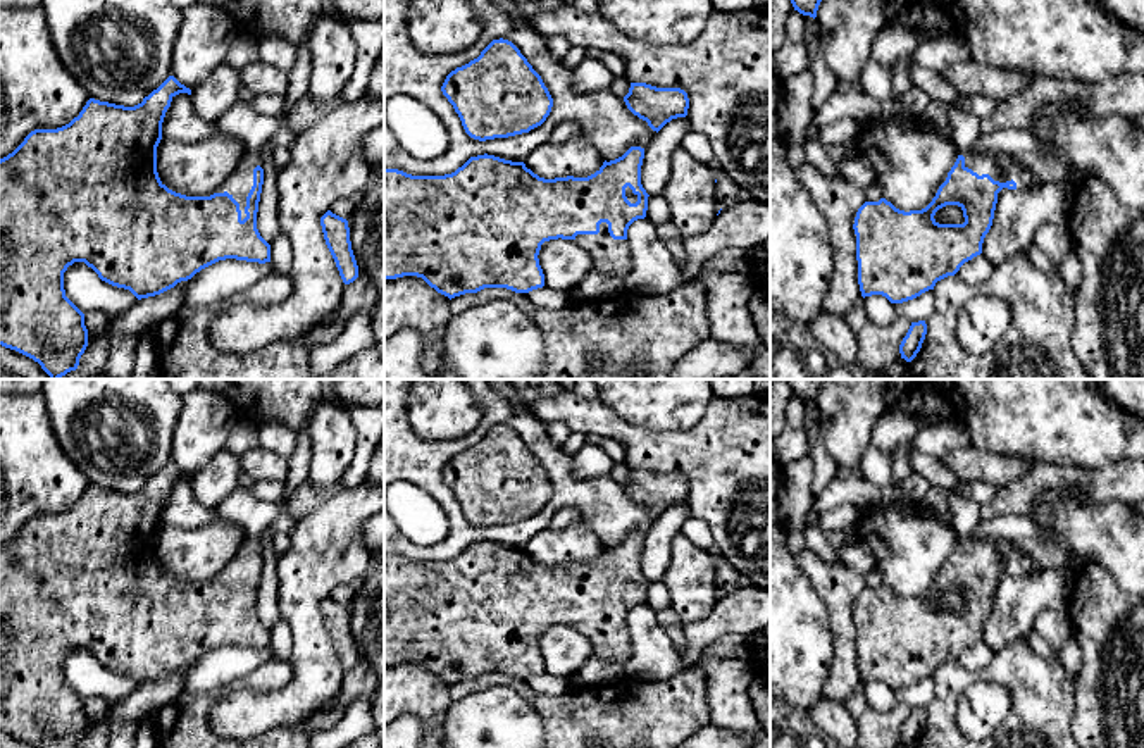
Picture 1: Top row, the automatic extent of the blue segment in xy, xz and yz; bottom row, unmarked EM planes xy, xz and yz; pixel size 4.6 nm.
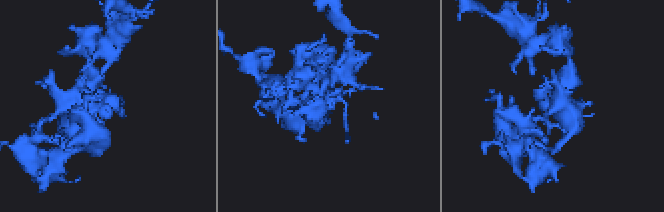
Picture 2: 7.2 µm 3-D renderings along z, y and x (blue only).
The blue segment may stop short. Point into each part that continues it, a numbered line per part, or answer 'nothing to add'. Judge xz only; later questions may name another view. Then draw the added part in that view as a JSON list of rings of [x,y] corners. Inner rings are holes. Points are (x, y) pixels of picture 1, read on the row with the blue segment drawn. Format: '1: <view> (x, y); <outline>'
1: xz (612, 257); [[[606,222],[600,224],[598,234],[577,234],[574,241],[591,255],[593,265],[605,276],[624,279],[632,269],[627,240],[613,240]]]

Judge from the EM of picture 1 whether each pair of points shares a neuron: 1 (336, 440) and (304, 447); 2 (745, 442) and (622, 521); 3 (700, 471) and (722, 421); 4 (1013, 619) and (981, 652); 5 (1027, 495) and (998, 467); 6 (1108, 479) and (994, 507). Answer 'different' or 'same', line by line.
1: different
2: different
3: same
4: different
5: different
6: same

